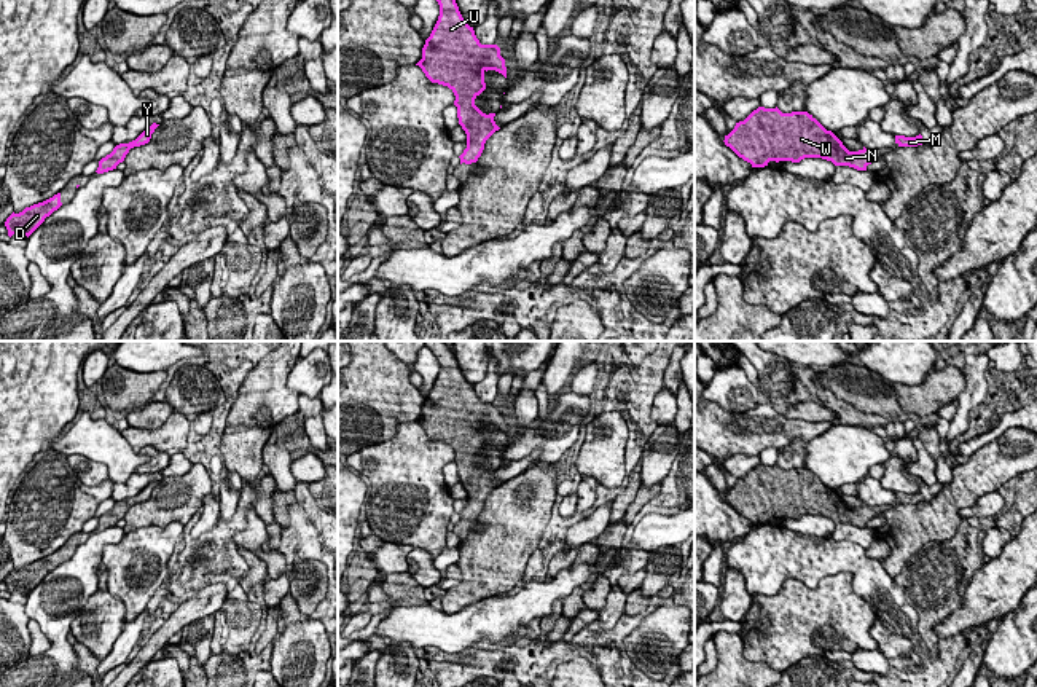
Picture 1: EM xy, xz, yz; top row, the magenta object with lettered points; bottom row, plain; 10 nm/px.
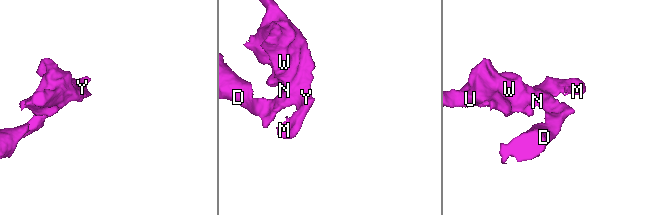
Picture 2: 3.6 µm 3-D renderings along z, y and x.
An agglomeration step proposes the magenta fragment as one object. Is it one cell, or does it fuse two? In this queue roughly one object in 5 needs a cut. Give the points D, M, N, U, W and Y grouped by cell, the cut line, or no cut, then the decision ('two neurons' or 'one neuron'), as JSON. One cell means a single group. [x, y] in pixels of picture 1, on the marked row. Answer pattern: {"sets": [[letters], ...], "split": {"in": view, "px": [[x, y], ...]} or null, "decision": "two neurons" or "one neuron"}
{"sets": [["D", "M", "N", "U", "W", "Y"]], "split": null, "decision": "one neuron"}

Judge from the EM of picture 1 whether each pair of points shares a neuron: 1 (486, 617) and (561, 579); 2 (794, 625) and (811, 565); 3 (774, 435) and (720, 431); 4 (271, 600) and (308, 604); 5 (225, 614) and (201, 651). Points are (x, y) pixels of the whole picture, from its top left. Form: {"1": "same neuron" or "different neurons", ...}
{"1": "same neuron", "2": "different neurons", "3": "same neuron", "4": "different neurons", "5": "same neuron"}

